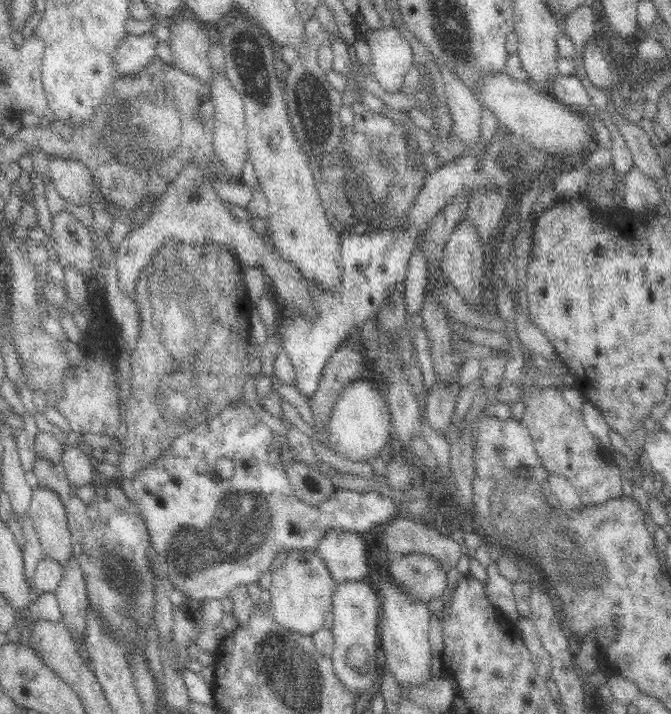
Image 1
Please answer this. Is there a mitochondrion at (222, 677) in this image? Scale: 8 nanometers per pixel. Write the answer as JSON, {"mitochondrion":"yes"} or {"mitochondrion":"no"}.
{"mitochondrion":"no"}

